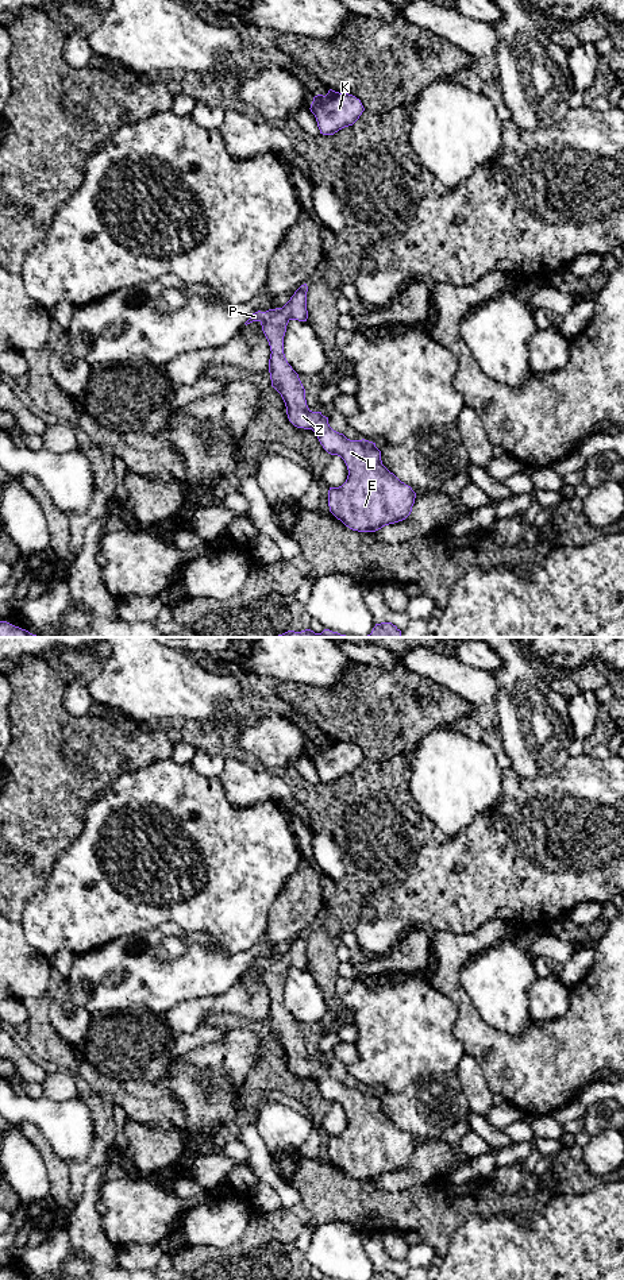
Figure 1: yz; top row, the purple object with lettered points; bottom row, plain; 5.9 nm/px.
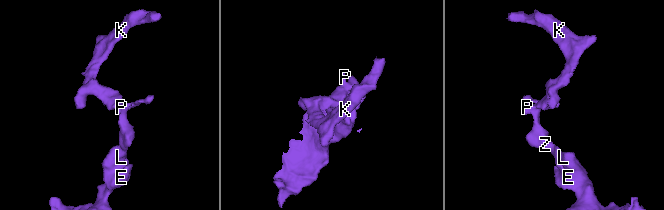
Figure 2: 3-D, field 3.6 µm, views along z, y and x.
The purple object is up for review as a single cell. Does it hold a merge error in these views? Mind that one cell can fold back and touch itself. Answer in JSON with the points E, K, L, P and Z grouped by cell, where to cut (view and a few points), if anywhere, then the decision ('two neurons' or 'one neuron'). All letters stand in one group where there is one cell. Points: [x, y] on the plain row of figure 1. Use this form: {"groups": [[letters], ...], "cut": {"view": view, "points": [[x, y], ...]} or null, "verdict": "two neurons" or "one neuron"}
{"groups": [["E", "K", "L", "P", "Z"]], "cut": null, "verdict": "one neuron"}

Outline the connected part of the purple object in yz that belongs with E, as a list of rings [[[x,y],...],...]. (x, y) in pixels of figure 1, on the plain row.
[[[304,932],[282,956],[258,959],[244,972],[259,969],[262,974],[271,999],[271,1034],[281,1042],[289,1069],[297,1076],[312,1077],[323,1096],[340,1104],[347,1114],[346,1130],[328,1138],[330,1160],[353,1179],[375,1180],[405,1168],[412,1160],[416,1141],[382,1113],[375,1091],[347,1087],[330,1075],[328,1065],[321,1060],[308,1056],[305,1037],[284,1002],[288,971],[308,967],[307,940]]]

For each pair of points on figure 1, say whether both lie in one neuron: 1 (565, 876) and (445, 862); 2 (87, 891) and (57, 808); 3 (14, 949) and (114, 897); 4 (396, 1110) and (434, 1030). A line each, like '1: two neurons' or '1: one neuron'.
1: one neuron
2: two neurons
3: two neurons
4: two neurons

